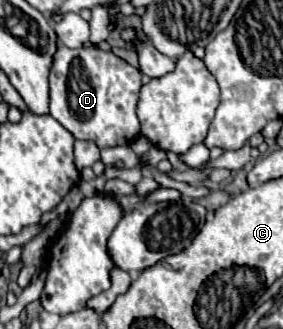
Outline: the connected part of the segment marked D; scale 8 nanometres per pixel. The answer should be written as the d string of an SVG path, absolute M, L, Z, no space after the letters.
M59 45L57 55L53 55L53 67L49 73L49 115L55 117L67 131L71 131L75 139L95 141L99 149L129 145L139 135L139 119L135 113L139 89L141 71L113 55L113 51L101 51L97 45L79 49Z

